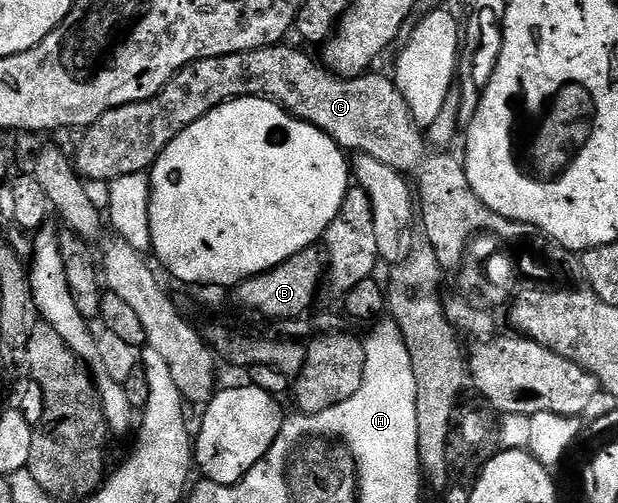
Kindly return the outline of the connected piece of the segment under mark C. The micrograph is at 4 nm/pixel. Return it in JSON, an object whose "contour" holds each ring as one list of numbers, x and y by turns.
{"contour":[[282,42,269,48,256,48,250,52,197,60,173,75,159,90,159,94,143,102,131,102,127,106,107,110,103,118,99,118,80,133,81,141,77,144,77,153,72,153,71,156,74,168,86,182,108,182,115,178,123,178,127,174,148,173,159,154,163,154,163,150,167,150,167,146,171,146,174,138,187,126,191,126,191,122,199,122,199,118,203,118,220,104,239,98,273,100,295,119,305,120,311,126,323,130,323,134,331,137,349,154,379,158,386,162,396,162,398,165,424,158,425,148,427,149,426,133,415,122,403,94,390,77,388,80,385,76,366,74,343,80,322,67,318,61,317,65,307,53,300,52,297,48,288,48,287,45,288,43]]}

